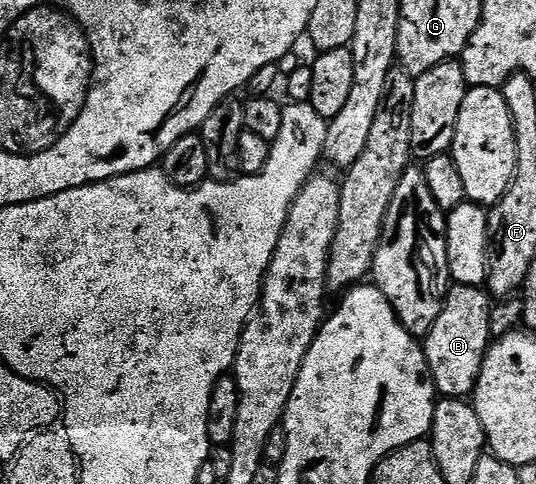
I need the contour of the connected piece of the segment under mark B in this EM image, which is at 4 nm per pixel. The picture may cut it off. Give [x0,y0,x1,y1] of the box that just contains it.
[424,284,492,399]

